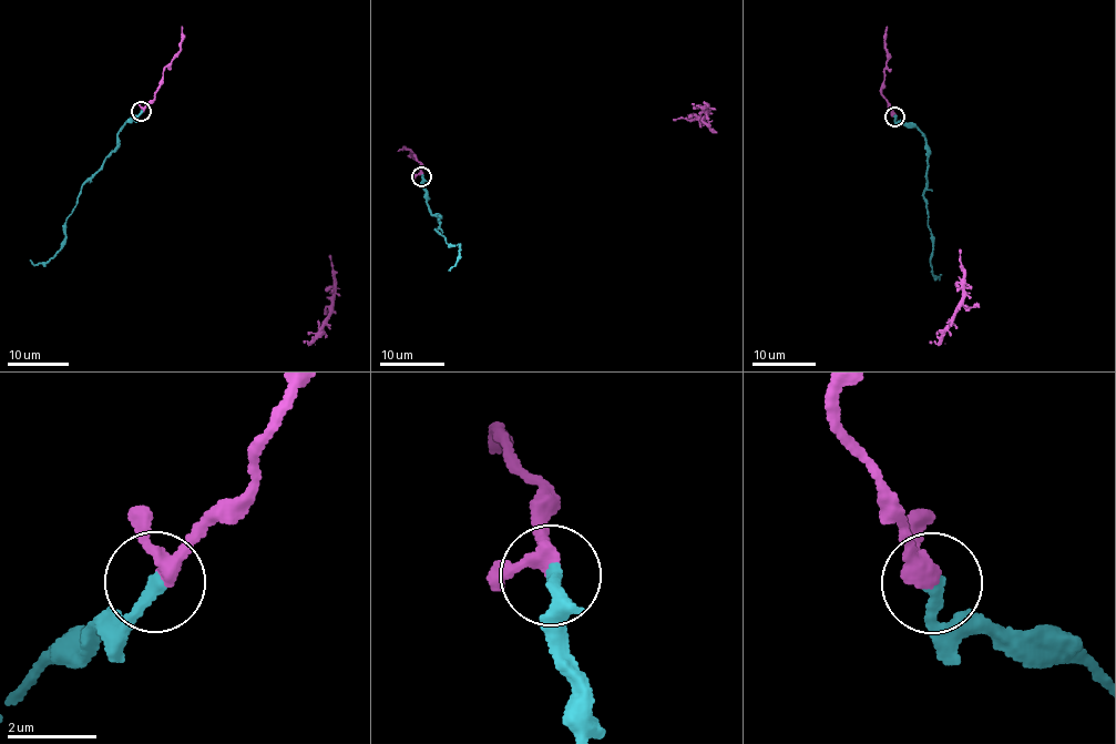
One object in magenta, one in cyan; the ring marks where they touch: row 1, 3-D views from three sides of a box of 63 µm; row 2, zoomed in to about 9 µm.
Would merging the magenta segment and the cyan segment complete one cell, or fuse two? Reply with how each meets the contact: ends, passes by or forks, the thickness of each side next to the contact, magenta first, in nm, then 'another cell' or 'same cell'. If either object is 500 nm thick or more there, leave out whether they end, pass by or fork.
magenta passes by; cyan ends; calibres 280 and 280 nm; same cell

